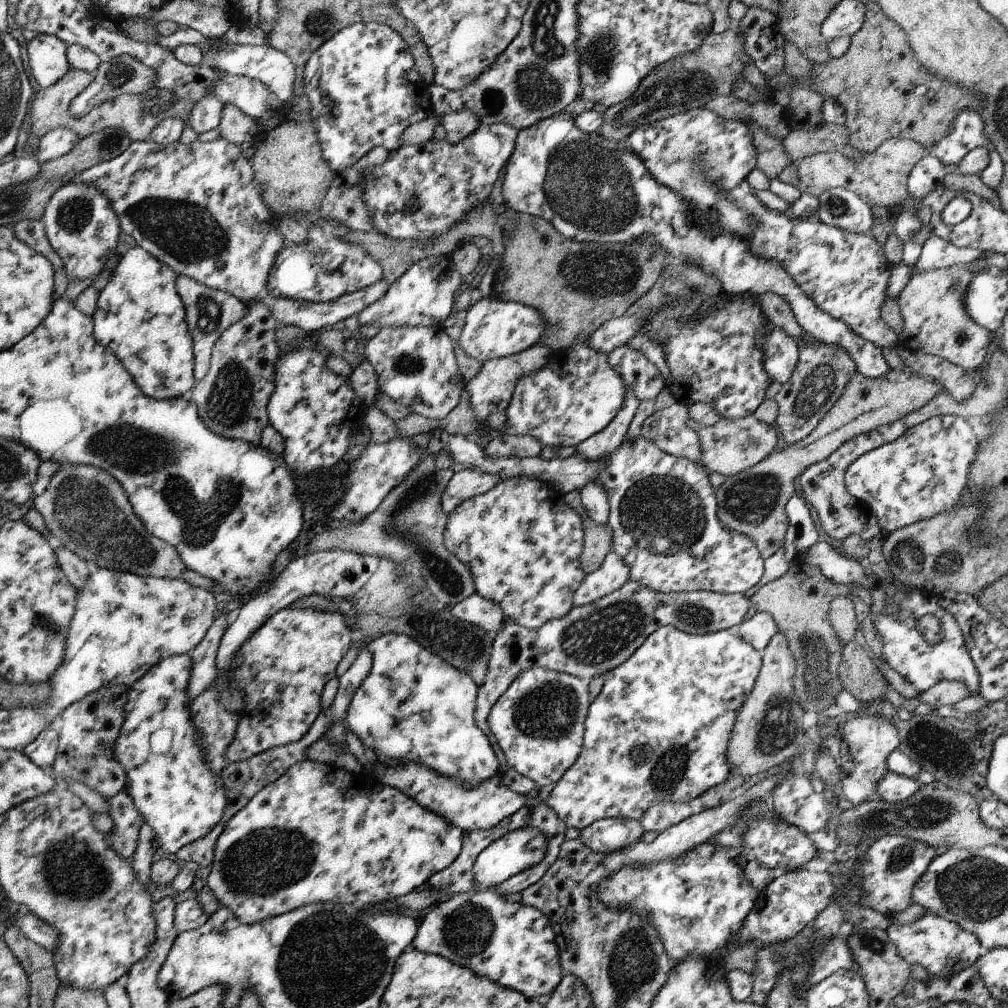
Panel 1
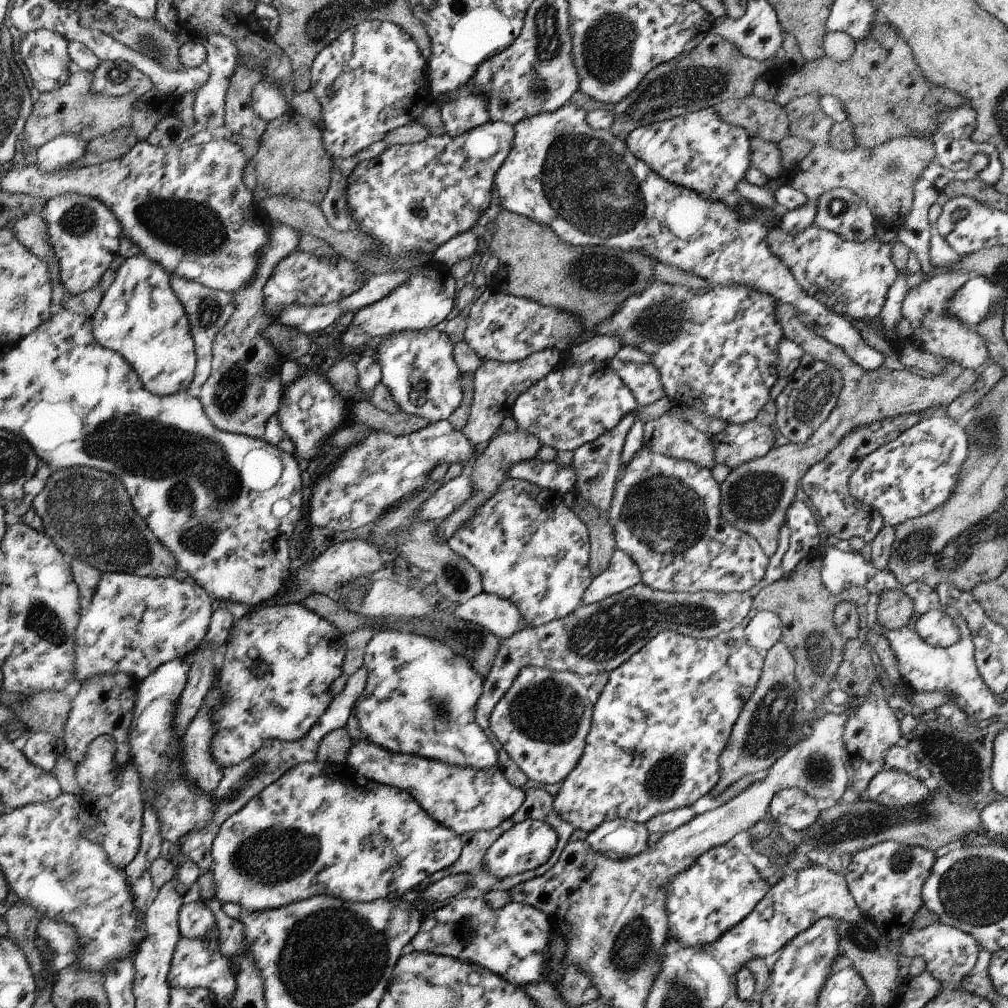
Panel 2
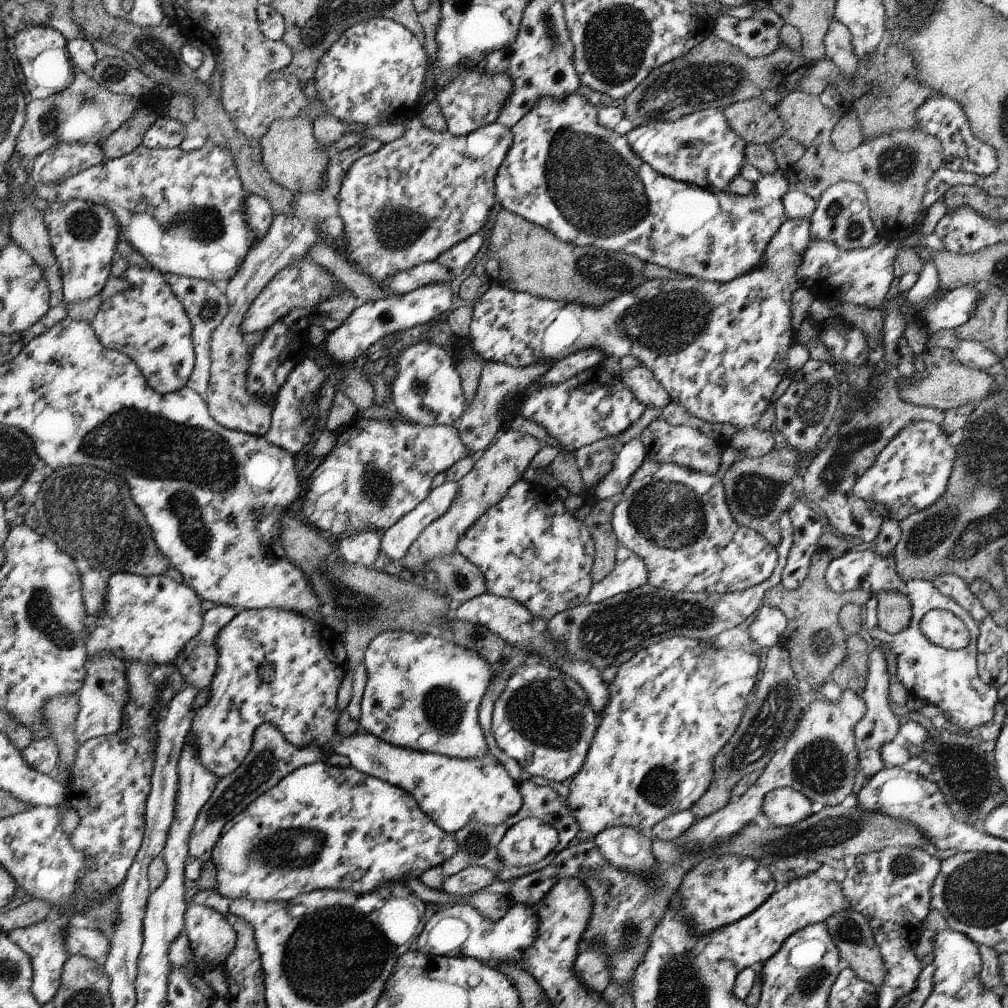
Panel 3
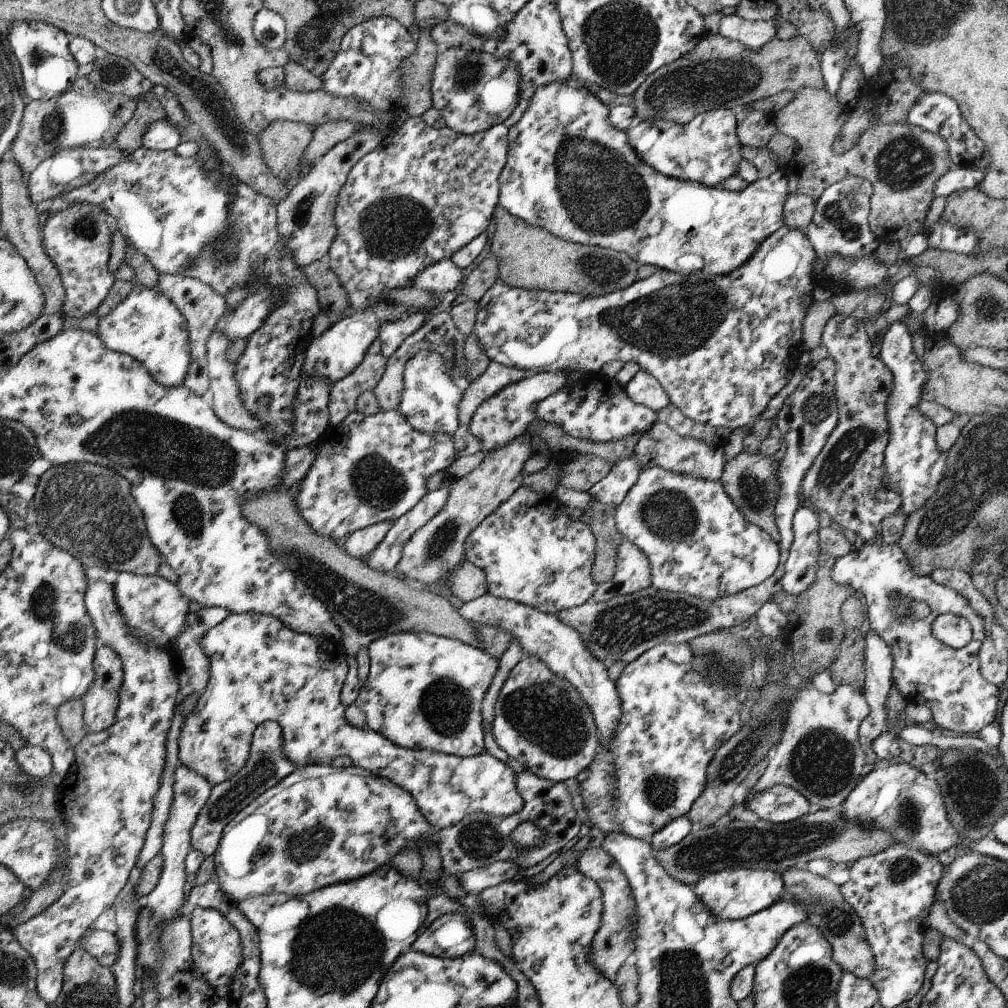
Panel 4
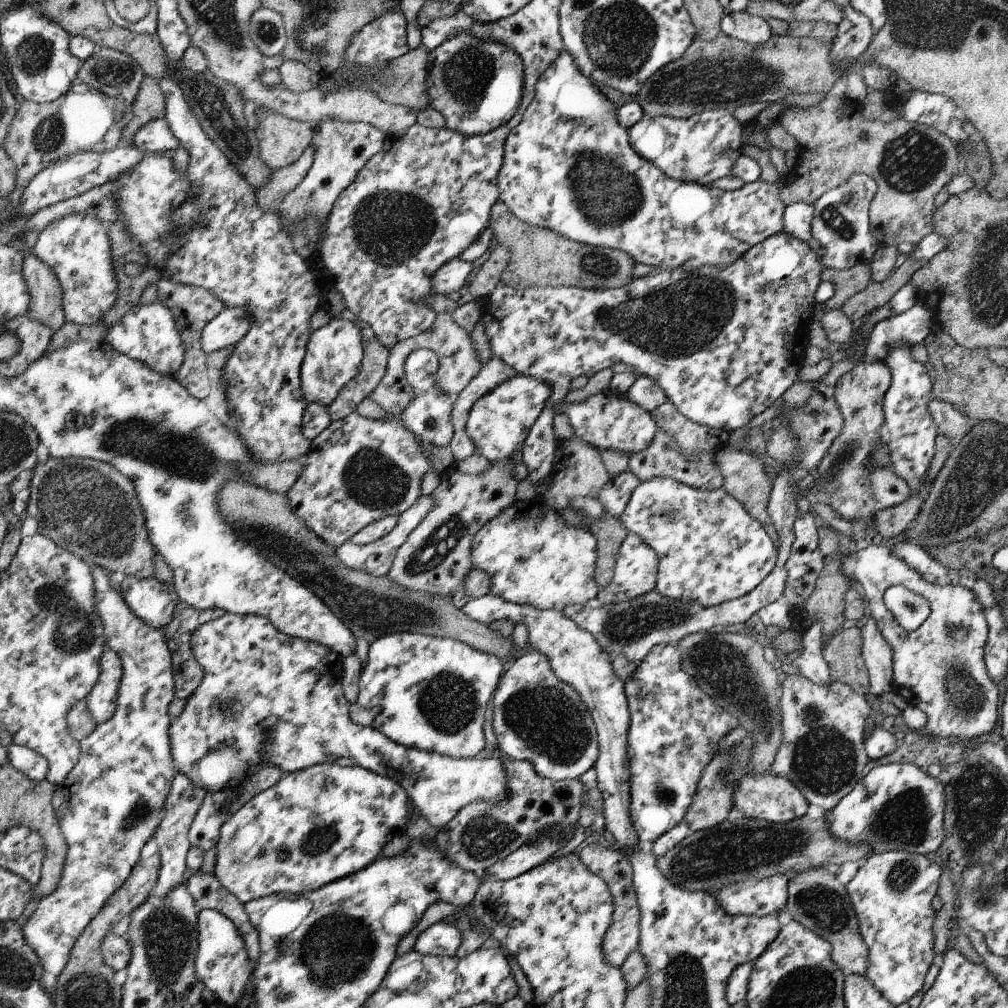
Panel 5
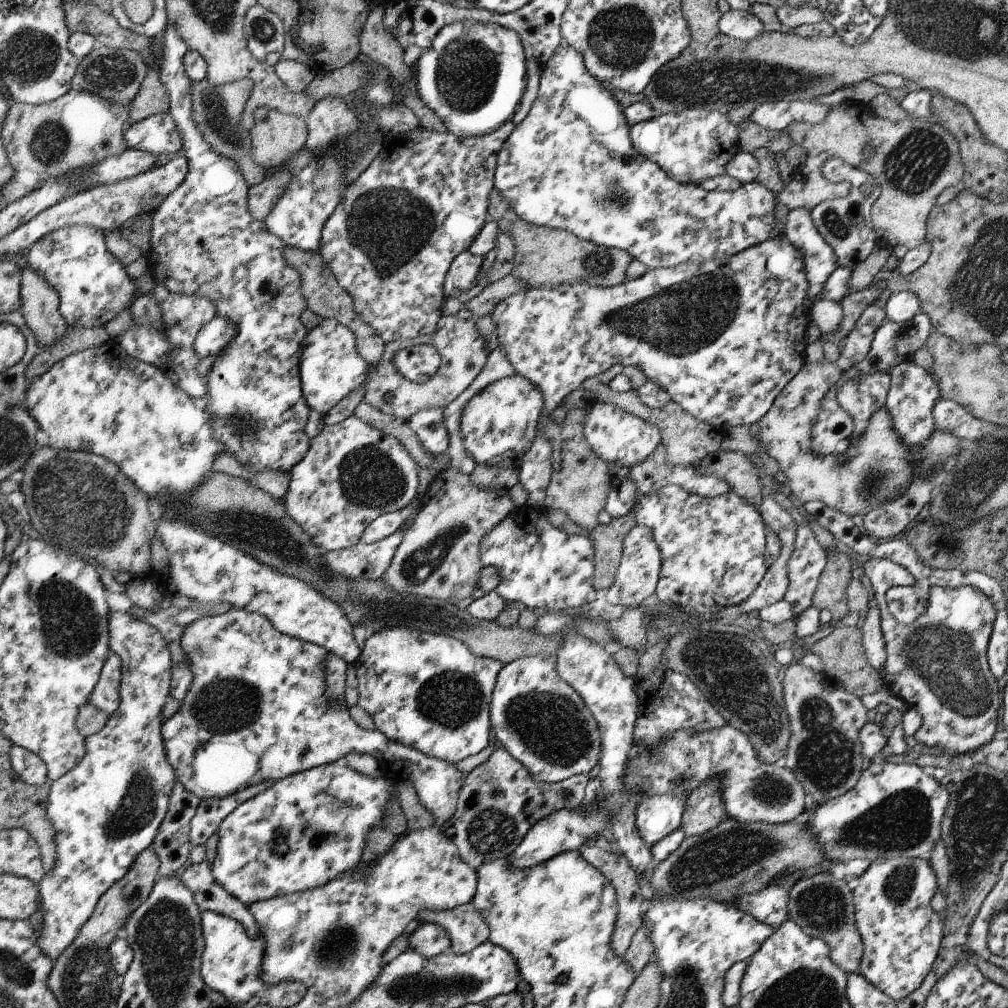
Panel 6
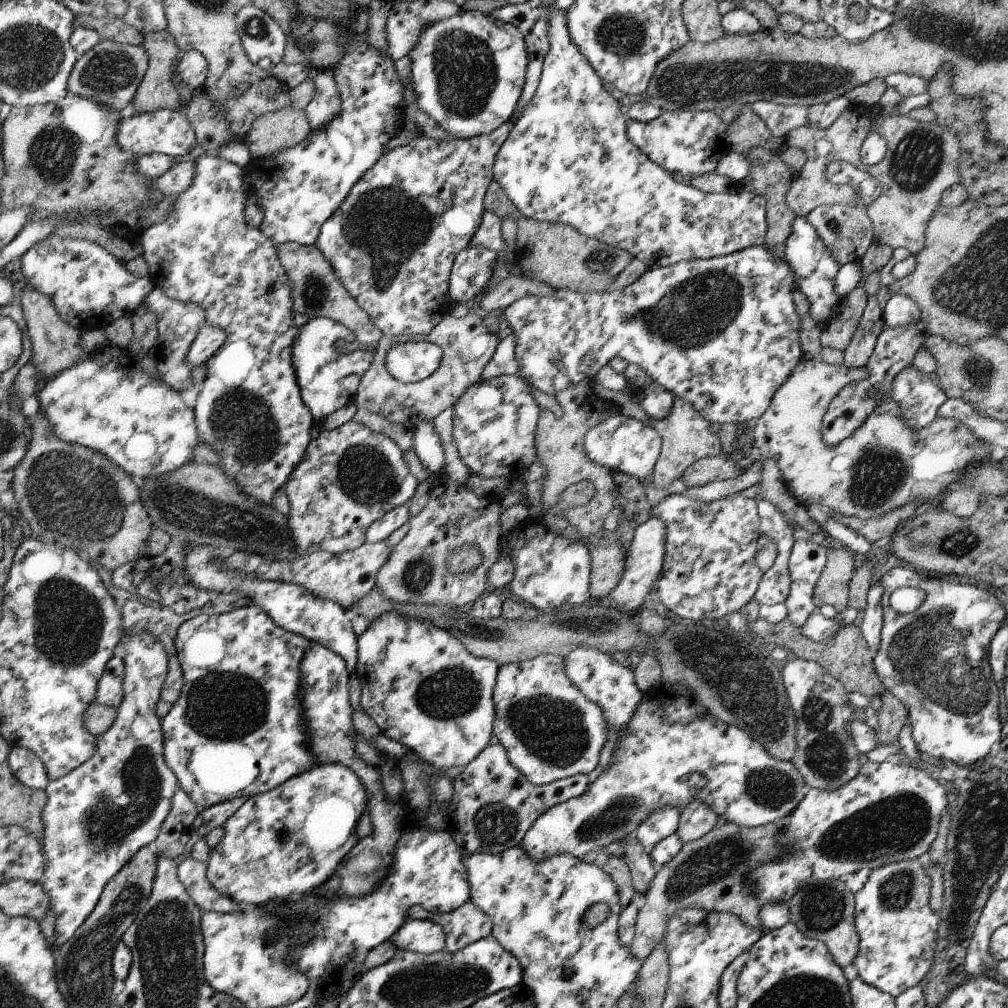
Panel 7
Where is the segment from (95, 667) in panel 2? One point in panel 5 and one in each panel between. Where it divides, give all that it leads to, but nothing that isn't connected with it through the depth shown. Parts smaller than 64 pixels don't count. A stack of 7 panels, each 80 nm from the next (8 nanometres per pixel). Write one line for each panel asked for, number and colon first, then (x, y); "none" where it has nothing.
3: (150, 619)
4: (156, 609)
5: (155, 602)

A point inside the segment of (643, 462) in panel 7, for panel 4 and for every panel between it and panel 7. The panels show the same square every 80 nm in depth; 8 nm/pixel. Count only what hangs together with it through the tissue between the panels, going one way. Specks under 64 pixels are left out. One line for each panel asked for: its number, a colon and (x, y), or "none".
4: (598, 408)
5: (608, 421)
6: (614, 435)

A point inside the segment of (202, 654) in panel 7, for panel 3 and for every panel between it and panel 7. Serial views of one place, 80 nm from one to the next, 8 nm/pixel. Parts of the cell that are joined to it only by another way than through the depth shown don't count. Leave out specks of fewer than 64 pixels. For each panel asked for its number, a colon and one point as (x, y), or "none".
3: (273, 665)
4: (261, 670)
5: (264, 695)
6: (256, 711)

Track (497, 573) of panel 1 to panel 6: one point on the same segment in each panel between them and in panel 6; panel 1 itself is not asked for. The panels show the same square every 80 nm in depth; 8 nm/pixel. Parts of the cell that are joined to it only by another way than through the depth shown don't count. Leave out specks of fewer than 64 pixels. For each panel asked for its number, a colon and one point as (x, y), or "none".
2: (530, 549)
3: (530, 549)
4: (532, 553)
5: (532, 558)
6: (543, 569)

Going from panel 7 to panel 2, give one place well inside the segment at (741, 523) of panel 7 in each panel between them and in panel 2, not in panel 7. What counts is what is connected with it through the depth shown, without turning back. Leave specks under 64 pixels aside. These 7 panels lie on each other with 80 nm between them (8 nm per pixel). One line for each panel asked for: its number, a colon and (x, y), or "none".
2: (667, 514)
3: (677, 519)
4: (698, 542)
5: (711, 550)
6: (712, 549)

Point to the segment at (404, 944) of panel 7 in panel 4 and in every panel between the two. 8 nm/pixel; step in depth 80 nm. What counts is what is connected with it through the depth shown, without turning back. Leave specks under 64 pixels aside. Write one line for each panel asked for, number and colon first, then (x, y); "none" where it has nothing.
4: (450, 936)
5: (442, 938)
6: (430, 939)

